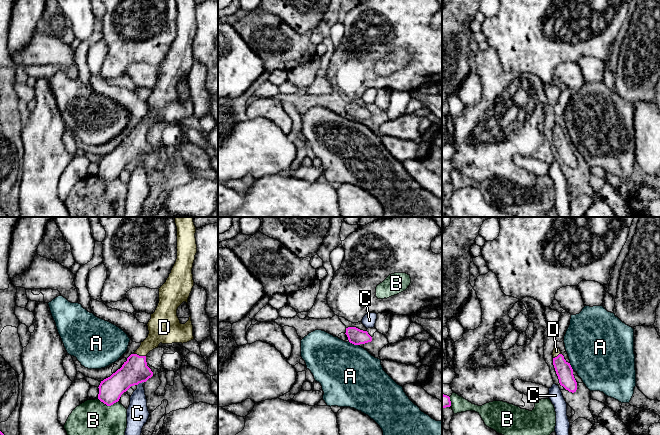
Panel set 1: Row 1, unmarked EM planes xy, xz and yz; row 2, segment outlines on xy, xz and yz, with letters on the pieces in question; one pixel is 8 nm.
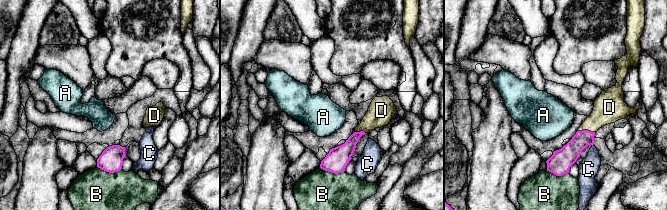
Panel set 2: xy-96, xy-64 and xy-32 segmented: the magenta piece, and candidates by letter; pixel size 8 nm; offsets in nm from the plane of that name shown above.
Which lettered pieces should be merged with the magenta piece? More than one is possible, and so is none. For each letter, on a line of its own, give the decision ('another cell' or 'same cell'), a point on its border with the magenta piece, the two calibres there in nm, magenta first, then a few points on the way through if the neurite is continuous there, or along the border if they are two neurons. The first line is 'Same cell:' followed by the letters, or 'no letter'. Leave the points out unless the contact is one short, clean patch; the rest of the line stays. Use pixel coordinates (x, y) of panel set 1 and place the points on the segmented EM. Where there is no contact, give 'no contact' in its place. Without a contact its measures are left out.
Same cell: D
A: another cell; contact xz (354, 344); calibres 130 and 480 nm; border xz (349, 341), (358, 345)
B: another cell; contact xy (108, 405); calibres 190 and 280 nm
C: another cell; contact xy (140, 382); calibres 200 and 180 nm
D: same cell; contact xy (139, 356); calibres 200 and 180 nm; way xy (135, 370), (139, 356), (159, 332)

